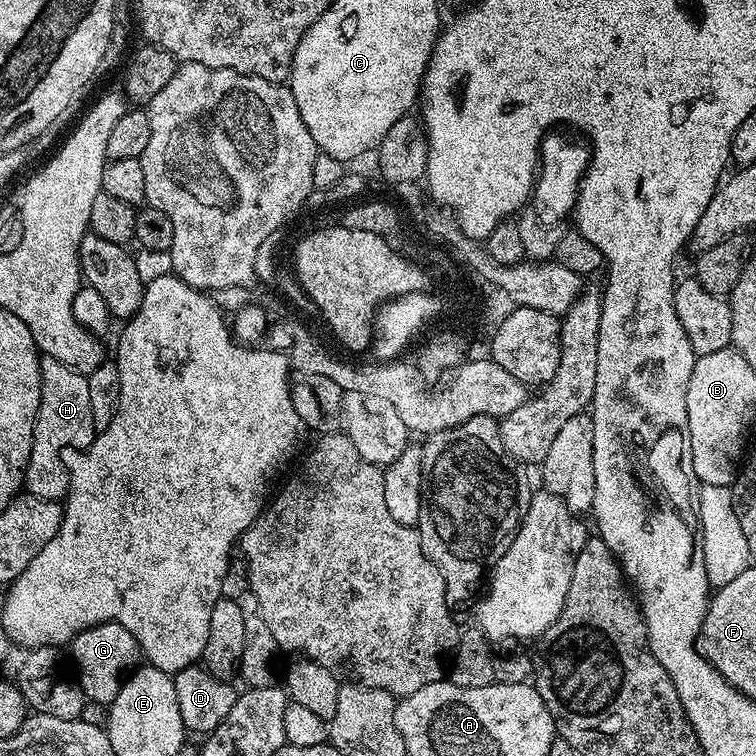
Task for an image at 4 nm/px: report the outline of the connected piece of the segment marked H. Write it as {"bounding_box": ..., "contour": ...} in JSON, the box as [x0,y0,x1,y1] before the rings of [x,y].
{"bounding_box":[23,357,97,502],"contour":[[[40,357],[40,405],[28,465],[24,467],[23,487],[27,495],[57,502],[68,495],[66,454],[89,448],[97,429],[90,414],[90,386],[85,373],[62,366],[58,358]]]}

